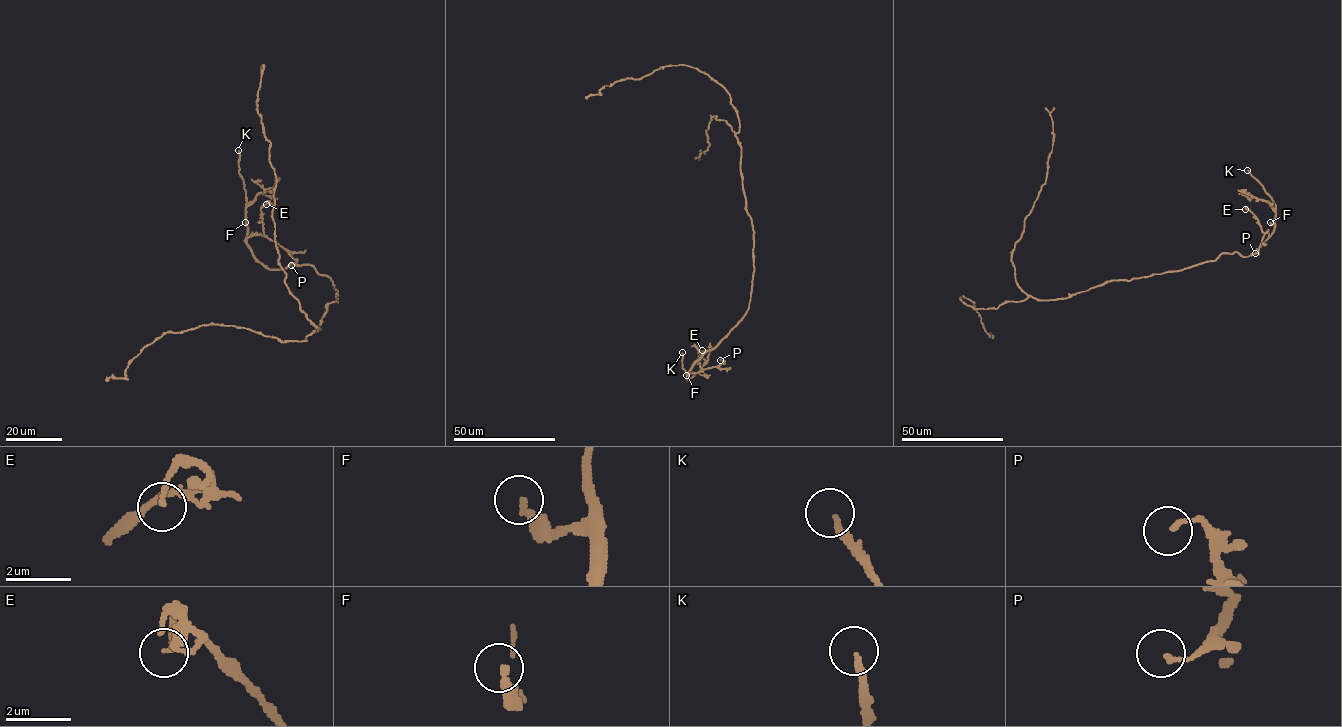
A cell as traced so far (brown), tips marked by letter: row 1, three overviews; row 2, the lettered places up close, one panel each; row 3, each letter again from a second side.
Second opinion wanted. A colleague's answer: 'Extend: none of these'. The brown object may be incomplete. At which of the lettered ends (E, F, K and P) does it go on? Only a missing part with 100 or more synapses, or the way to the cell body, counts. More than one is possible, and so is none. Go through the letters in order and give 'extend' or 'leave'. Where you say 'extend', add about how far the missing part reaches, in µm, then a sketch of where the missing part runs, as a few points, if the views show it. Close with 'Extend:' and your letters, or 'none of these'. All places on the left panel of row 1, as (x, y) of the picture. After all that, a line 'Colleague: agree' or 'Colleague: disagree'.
E: leave
F: leave
K: extend; missing 20 µm; course (238, 150), (240, 145), (235, 141), (236, 133), (246, 126), (248, 118)
P: leave
Extend: K
Colleague: disagree

